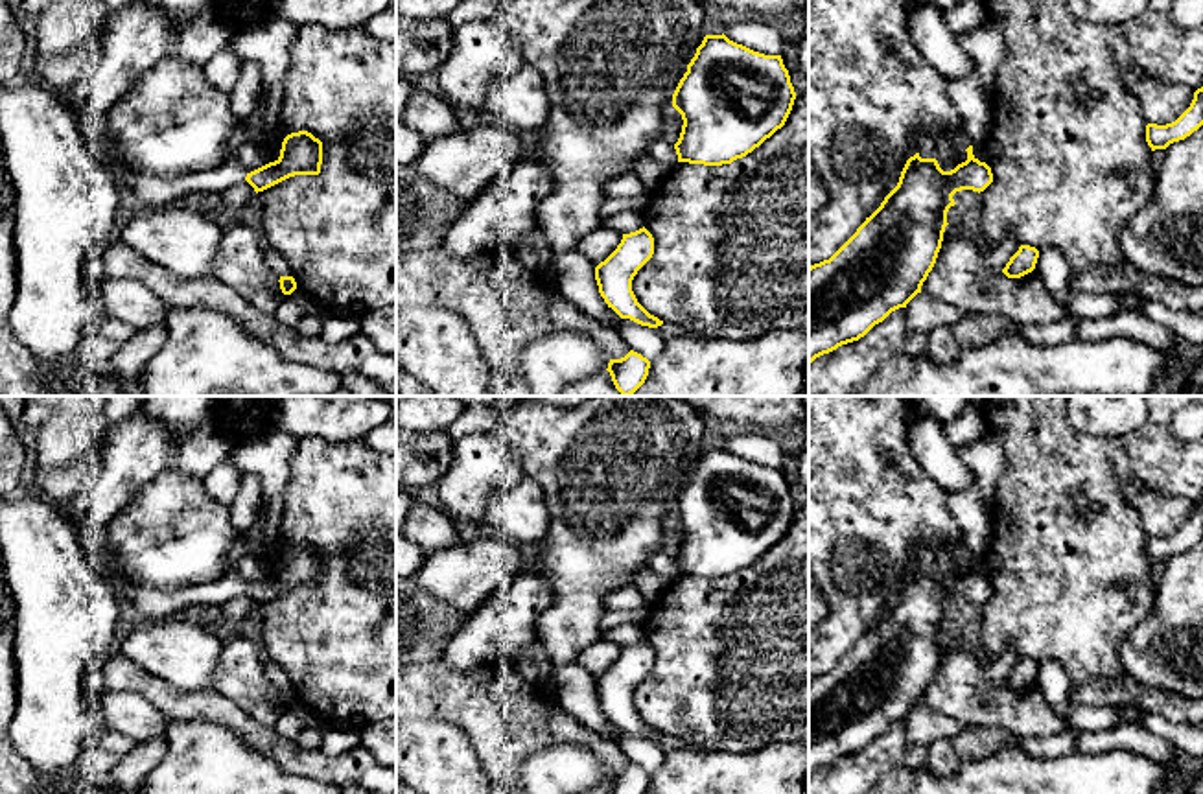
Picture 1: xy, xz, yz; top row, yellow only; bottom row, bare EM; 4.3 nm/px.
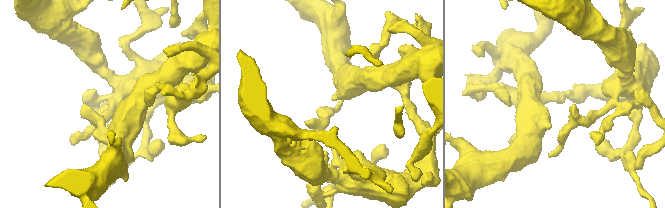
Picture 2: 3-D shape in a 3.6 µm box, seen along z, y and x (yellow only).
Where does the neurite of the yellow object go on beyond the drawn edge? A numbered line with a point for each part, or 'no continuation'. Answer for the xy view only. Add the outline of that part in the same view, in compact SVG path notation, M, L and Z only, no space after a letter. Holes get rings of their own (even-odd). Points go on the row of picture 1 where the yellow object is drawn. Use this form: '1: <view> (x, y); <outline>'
1: xy (139, 35); M133 0L109 13L101 59L70 98L92 157L111 168L120 188L127 186L144 206L168 206L192 193L219 195L245 181L249 171L236 155L217 168L168 179L133 171L122 160L107 122L112 105L162 59L177 55L204 66L232 35L210 4L182 24L151 0Z

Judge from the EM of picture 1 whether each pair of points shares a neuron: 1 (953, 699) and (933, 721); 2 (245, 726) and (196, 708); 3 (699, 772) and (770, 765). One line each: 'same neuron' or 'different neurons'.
1: different neurons
2: same neuron
3: same neuron

